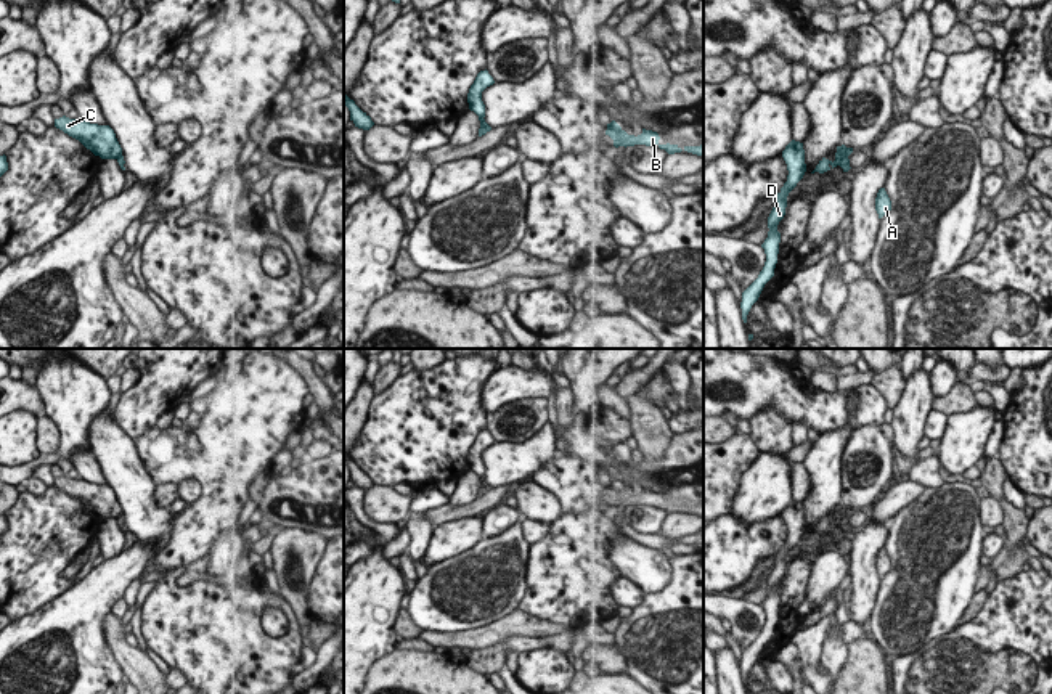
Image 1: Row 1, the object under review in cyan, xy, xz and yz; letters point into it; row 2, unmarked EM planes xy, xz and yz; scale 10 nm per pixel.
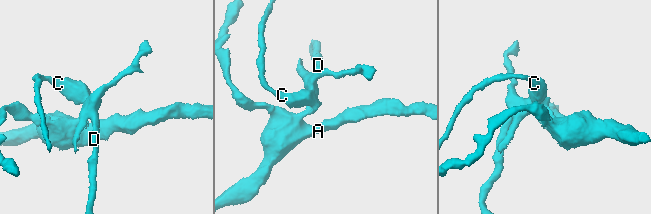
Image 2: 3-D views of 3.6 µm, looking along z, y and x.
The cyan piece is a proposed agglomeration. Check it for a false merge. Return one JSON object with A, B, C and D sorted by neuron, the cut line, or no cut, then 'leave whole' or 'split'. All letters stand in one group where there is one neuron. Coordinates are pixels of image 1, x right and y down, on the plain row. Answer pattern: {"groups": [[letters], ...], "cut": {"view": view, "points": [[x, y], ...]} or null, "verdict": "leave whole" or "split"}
{"groups": [["A", "B", "C"], ["D"]], "cut": {"view": "xz", "points": [[484, 474], [479, 477]]}, "verdict": "split"}

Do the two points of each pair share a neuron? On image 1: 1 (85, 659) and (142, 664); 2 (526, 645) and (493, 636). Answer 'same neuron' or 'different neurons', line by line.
1: different neurons
2: different neurons

